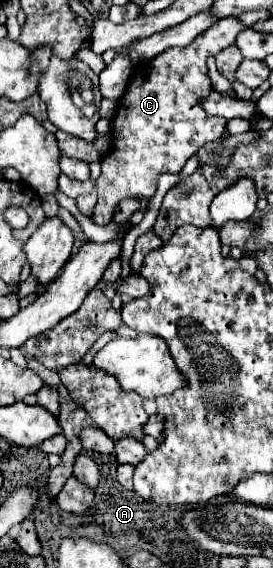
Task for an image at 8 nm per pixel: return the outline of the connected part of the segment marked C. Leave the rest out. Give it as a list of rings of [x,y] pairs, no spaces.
[[[220,19],[208,31],[200,33],[188,47],[168,49],[168,51],[164,51],[166,55],[158,55],[152,61],[148,61],[144,65],[138,65],[138,69],[134,71],[134,77],[130,79],[130,85],[128,85],[124,97],[120,99],[122,107],[118,107],[116,117],[112,121],[112,125],[114,125],[114,129],[112,129],[114,149],[108,157],[102,159],[102,175],[96,181],[98,203],[96,203],[96,209],[94,209],[94,215],[92,215],[92,221],[96,225],[108,225],[112,221],[116,205],[122,199],[138,197],[138,195],[150,199],[158,189],[158,177],[162,173],[178,175],[182,171],[182,167],[186,165],[186,161],[204,143],[218,141],[222,137],[226,121],[220,119],[220,117],[208,115],[200,105],[200,101],[212,91],[212,83],[210,83],[210,77],[208,77],[208,69],[206,69],[206,57],[214,57],[216,53],[220,53],[228,45],[234,45],[236,35],[242,29],[246,29],[246,25],[240,23],[238,19]]]

